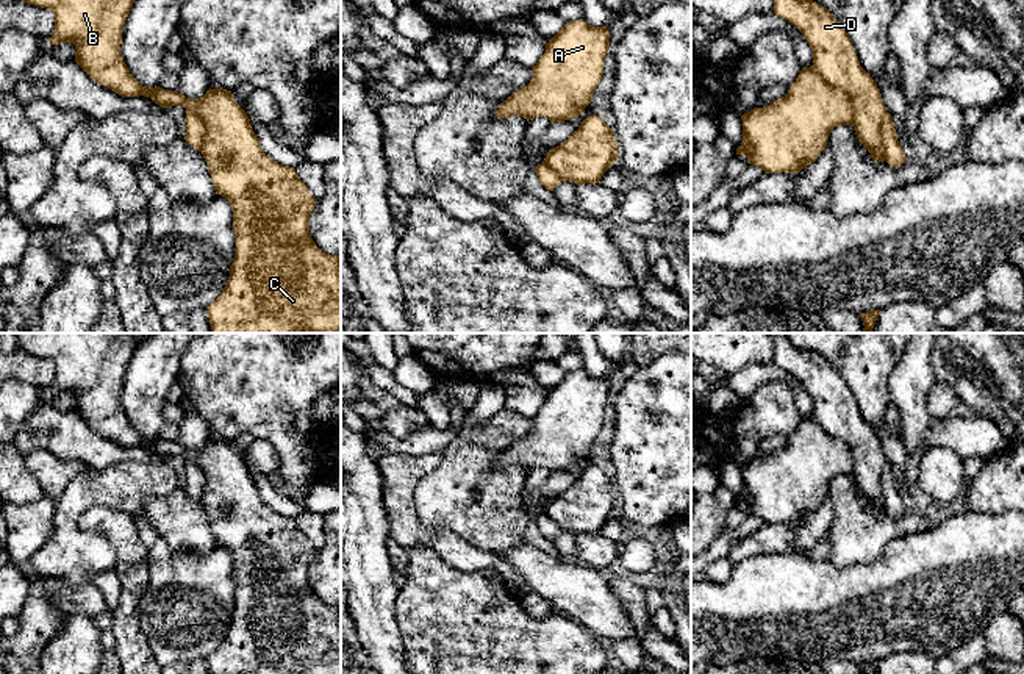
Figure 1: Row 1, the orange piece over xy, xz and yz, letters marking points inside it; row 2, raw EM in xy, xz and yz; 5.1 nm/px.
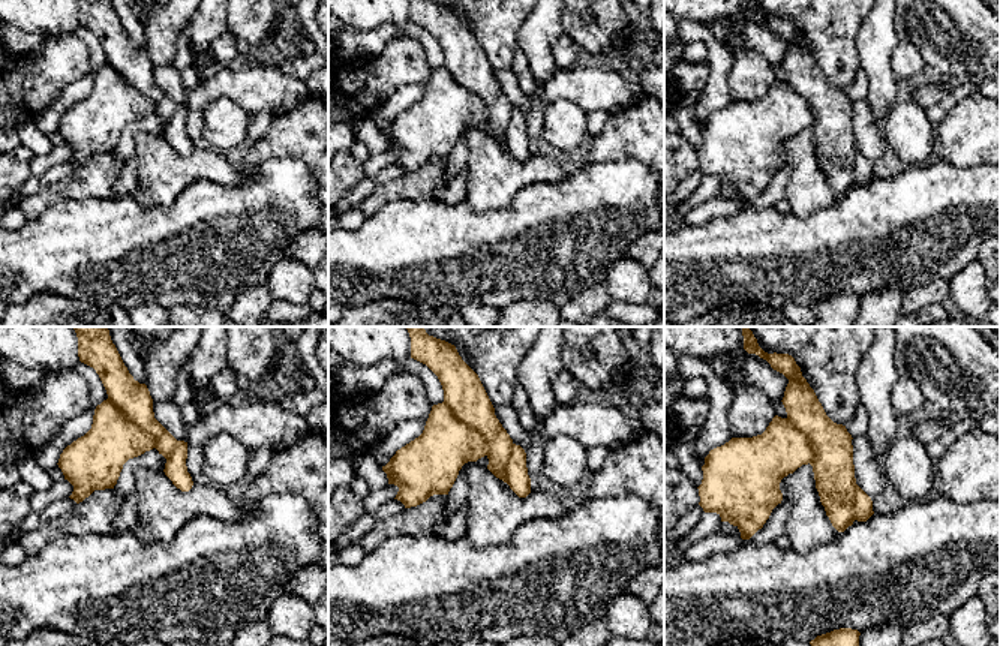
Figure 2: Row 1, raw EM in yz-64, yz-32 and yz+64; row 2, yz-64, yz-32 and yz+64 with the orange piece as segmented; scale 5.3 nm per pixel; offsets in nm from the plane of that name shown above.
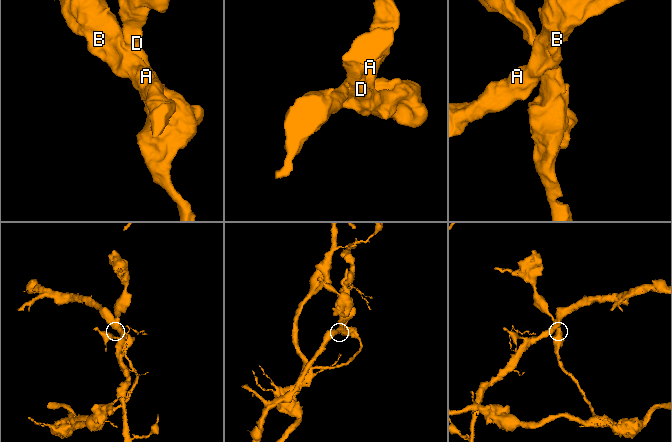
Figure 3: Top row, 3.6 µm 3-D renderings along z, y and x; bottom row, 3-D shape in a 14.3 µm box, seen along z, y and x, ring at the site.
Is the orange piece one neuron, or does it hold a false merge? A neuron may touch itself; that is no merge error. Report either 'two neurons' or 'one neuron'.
two neurons

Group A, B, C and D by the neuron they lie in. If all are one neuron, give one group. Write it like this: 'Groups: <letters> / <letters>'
Groups: A B / C D

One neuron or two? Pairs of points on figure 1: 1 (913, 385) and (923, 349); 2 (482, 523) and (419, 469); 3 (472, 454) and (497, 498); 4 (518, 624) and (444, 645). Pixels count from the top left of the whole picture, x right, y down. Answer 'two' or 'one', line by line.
1: one
2: two
3: one
4: one

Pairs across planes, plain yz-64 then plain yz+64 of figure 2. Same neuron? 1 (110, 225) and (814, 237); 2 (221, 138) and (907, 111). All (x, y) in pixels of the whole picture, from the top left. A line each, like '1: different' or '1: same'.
1: same
2: same

